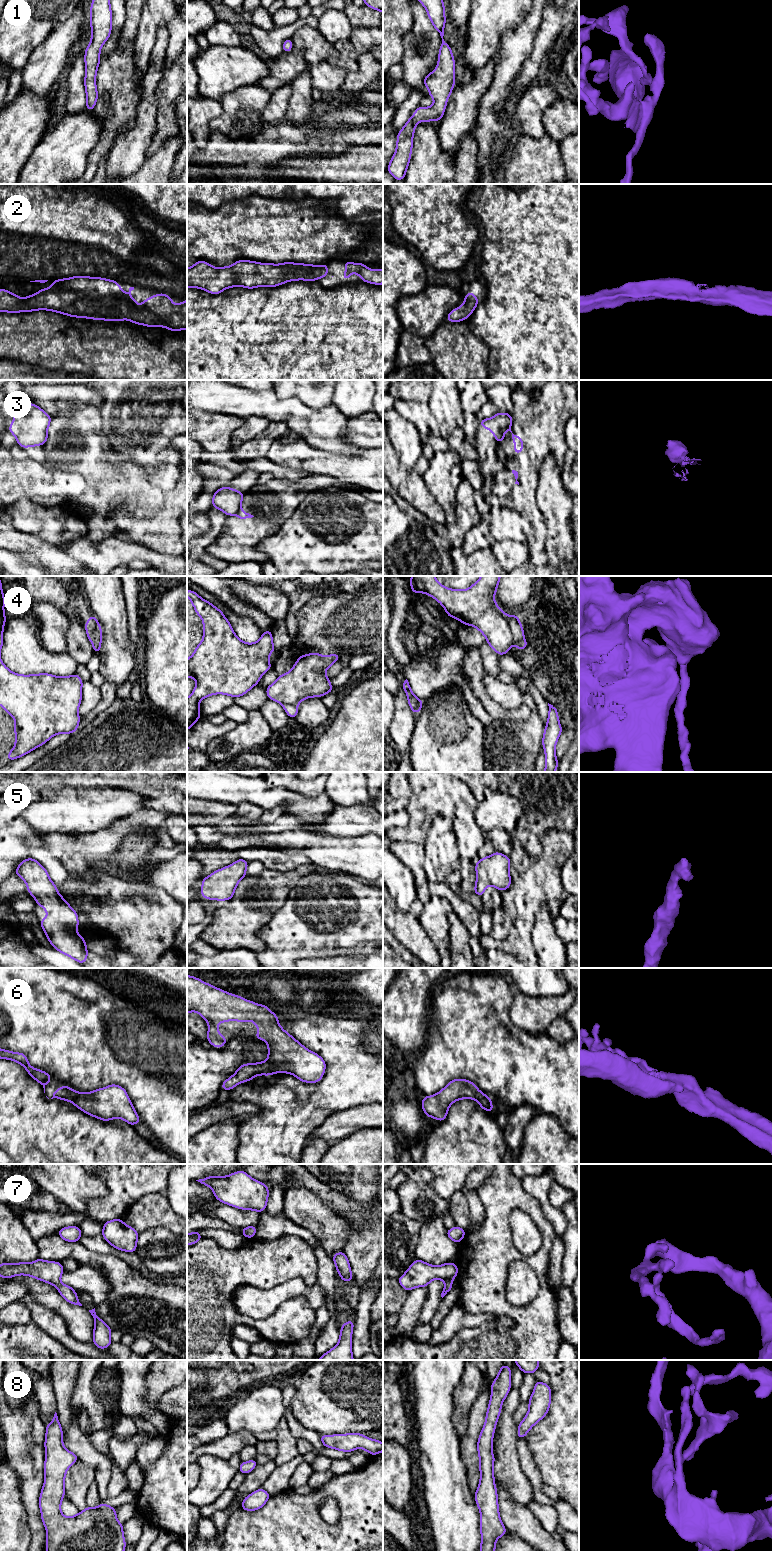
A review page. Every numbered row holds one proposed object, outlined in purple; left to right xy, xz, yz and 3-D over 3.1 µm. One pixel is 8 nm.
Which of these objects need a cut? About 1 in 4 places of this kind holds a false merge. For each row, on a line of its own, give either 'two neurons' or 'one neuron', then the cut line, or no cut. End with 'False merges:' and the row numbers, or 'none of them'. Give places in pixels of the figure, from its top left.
1: one neuron | no cut
2: one neuron | no cut
3: two neurons | xz (241, 504), (234, 513)
4: two neurons | yz (507, 619), (514, 642)
5: one neuron | no cut
6: one neuron | no cut
7: one neuron | no cut
8: one neuron | no cut
False merges: 3, 4

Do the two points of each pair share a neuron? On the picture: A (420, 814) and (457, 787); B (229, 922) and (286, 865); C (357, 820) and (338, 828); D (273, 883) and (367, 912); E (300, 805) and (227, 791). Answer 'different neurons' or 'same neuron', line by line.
A: same neuron
B: different neurons
C: same neuron
D: different neurons
E: same neuron

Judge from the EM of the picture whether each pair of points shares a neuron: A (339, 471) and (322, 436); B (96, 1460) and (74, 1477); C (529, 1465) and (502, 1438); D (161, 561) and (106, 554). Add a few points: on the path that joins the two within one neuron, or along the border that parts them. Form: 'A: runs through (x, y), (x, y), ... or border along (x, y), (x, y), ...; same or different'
A: border along (307, 442), (313, 447), (327, 451), (352, 454); different
B: border along (79, 1459), (93, 1470), (95, 1481); different
C: border along (518, 1440), (518, 1458), (521, 1469), (527, 1476); different
D: runs through (147, 554), (143, 552), (120, 552); same

